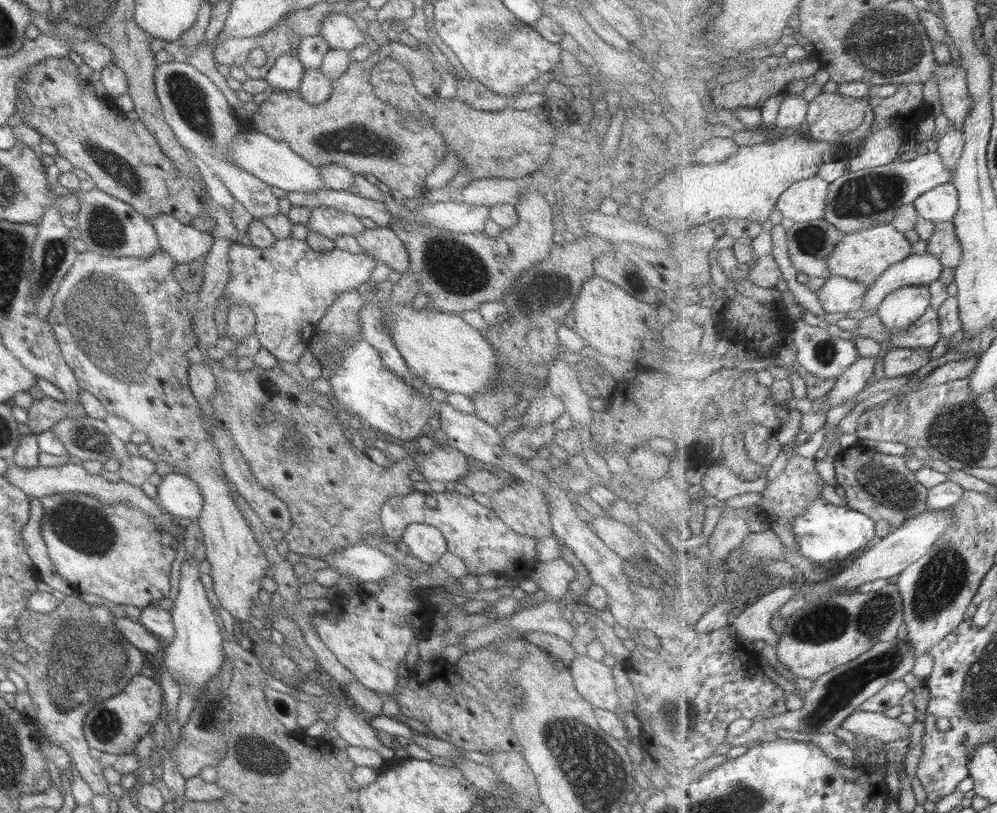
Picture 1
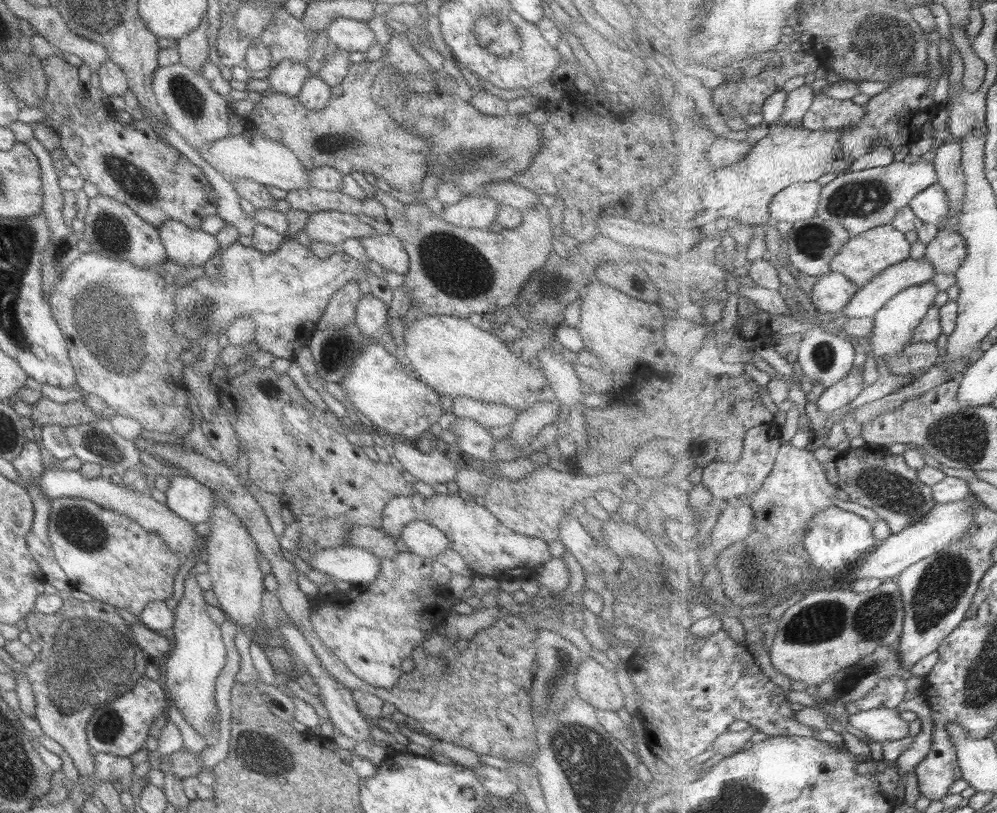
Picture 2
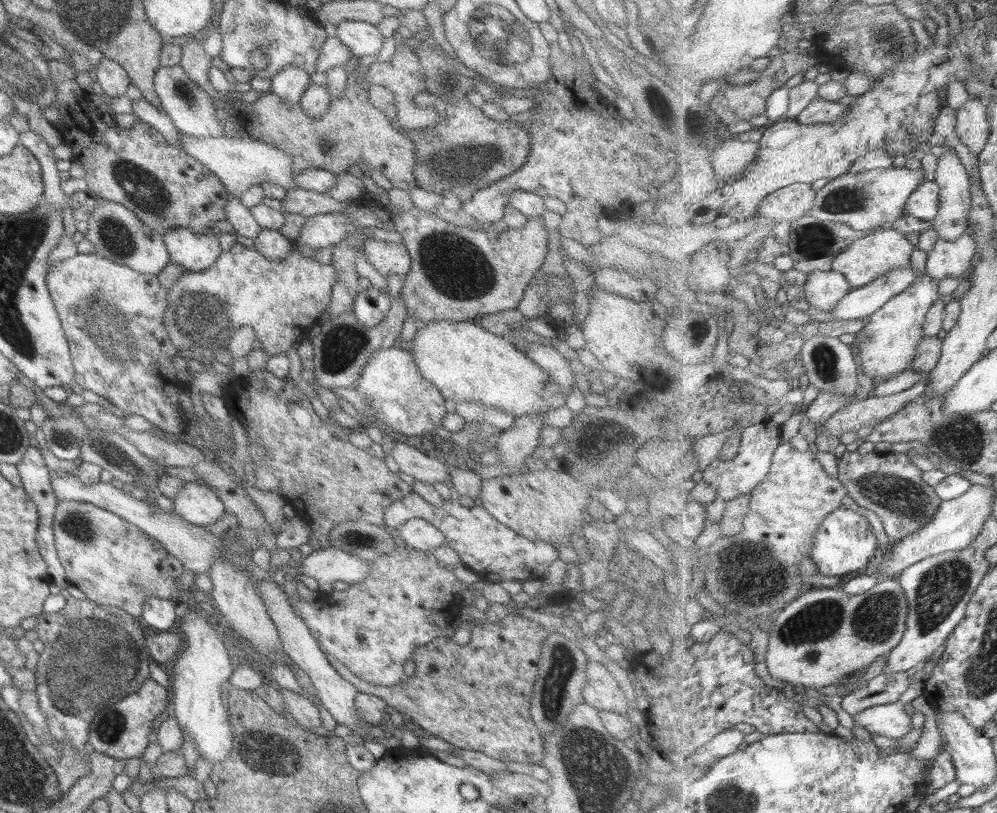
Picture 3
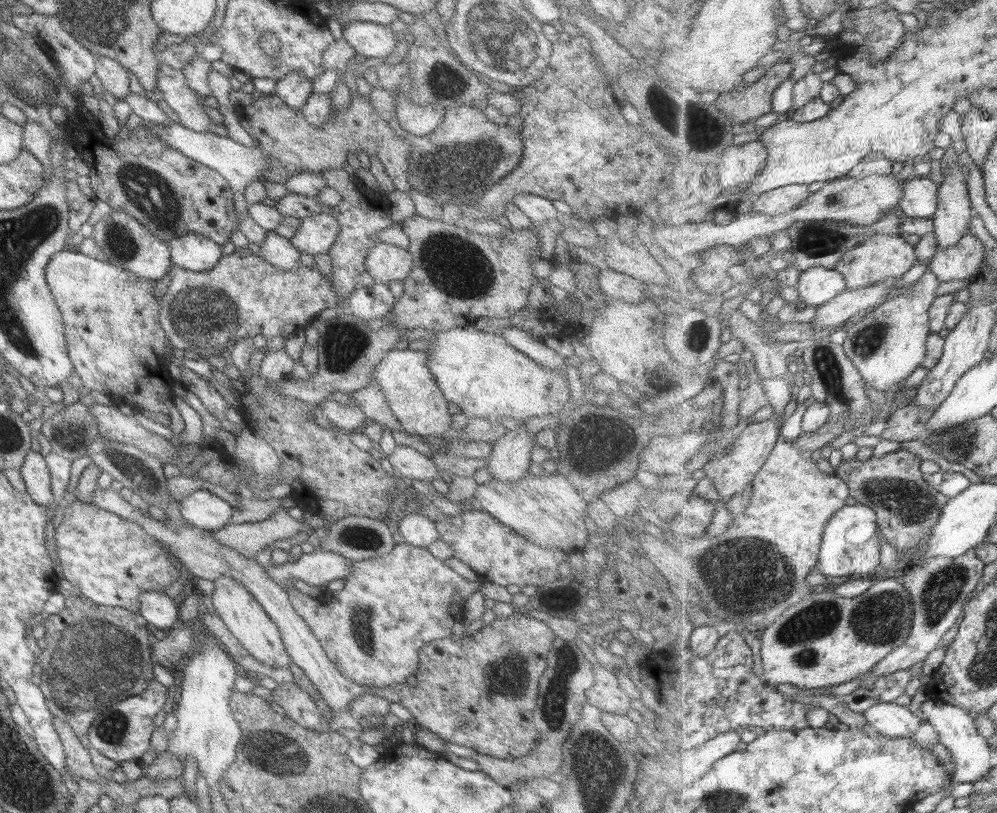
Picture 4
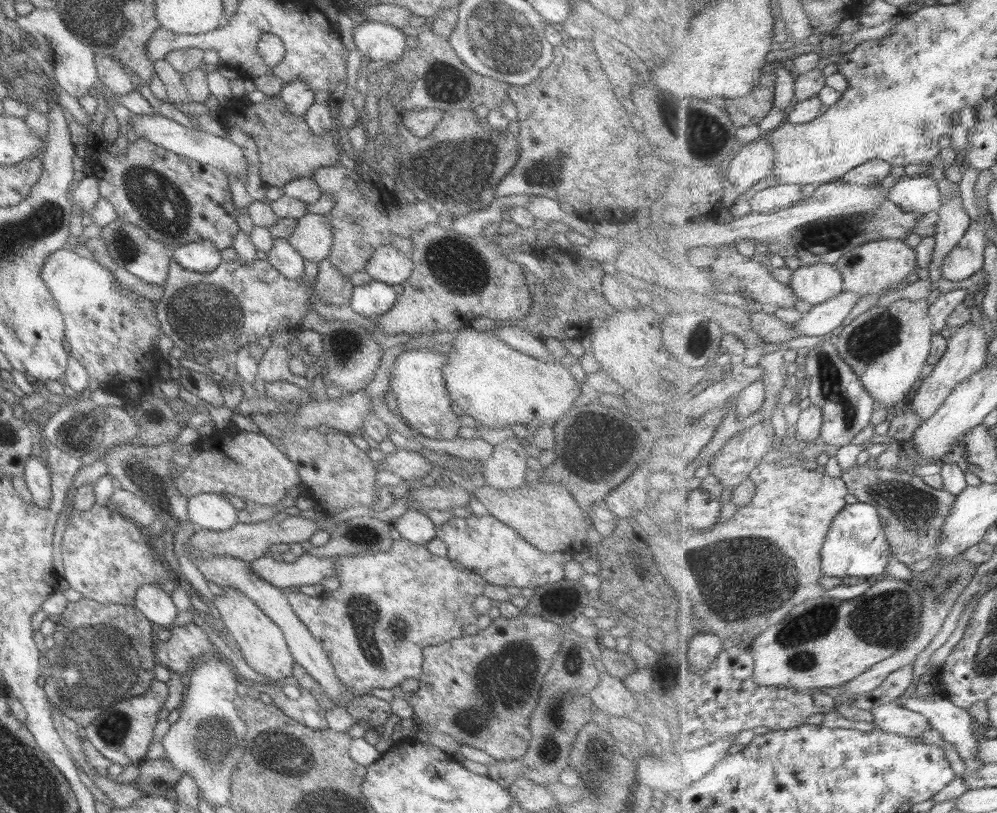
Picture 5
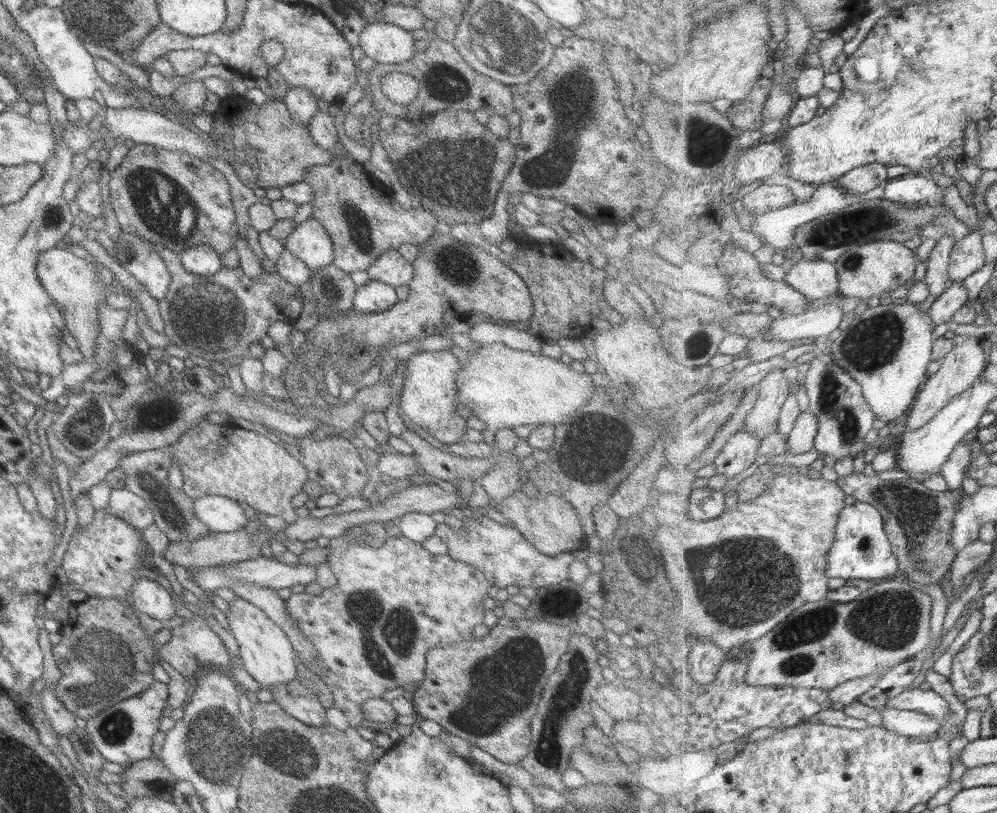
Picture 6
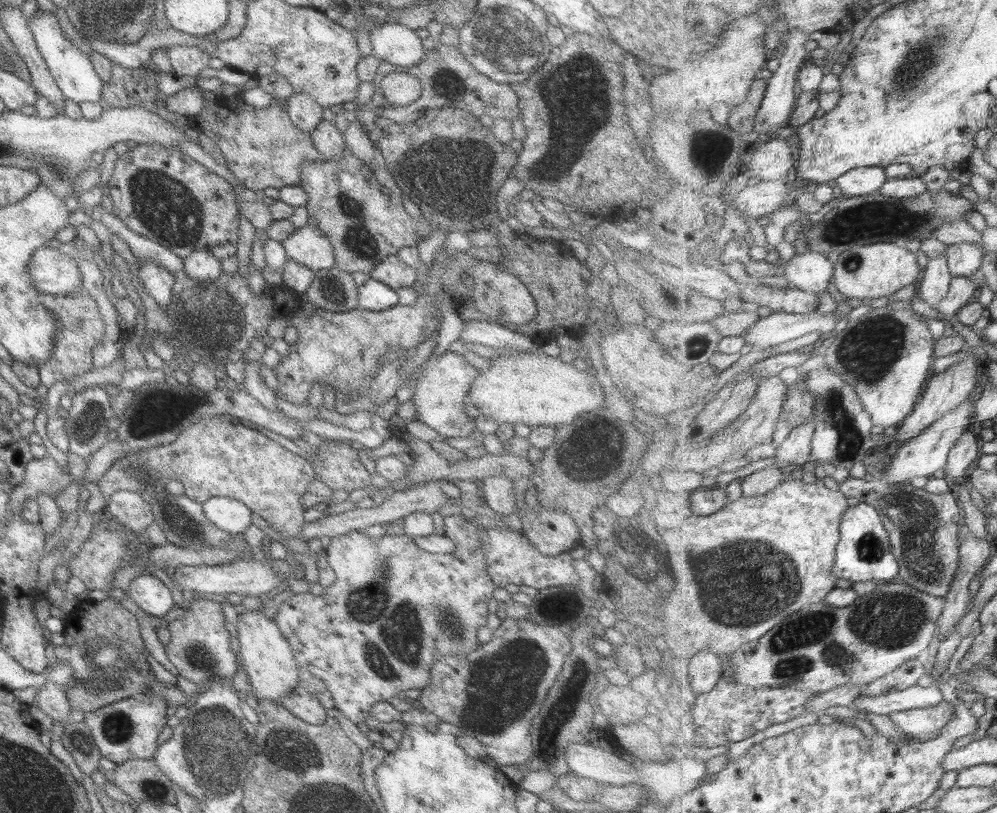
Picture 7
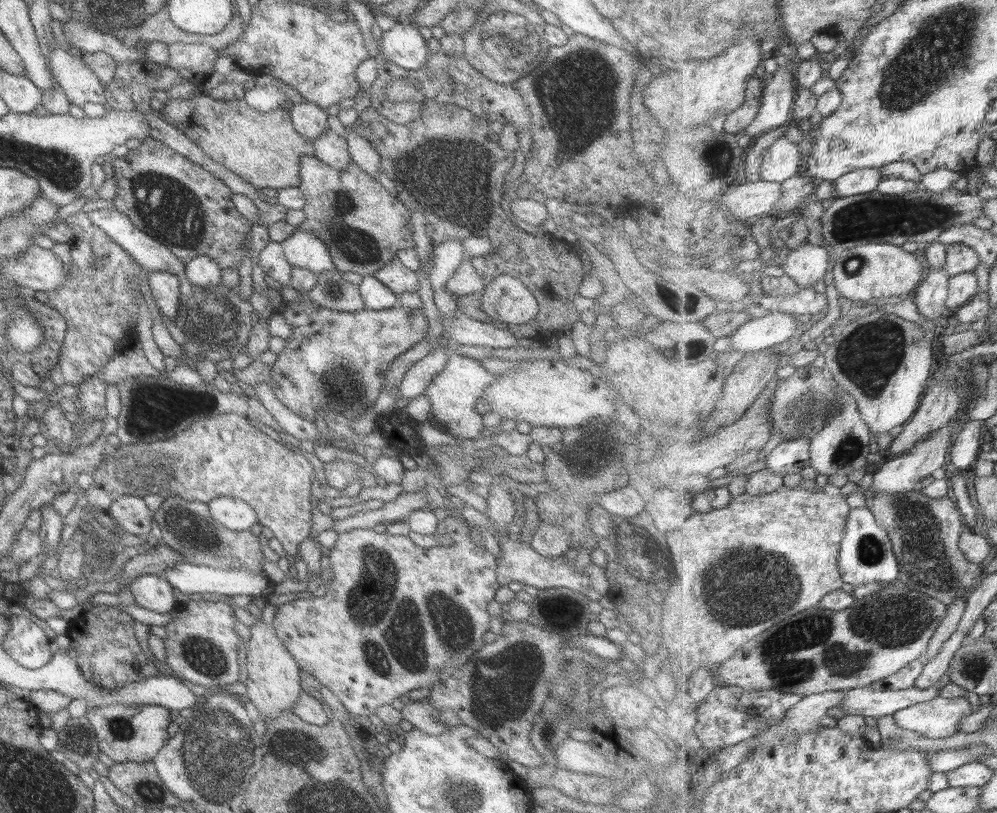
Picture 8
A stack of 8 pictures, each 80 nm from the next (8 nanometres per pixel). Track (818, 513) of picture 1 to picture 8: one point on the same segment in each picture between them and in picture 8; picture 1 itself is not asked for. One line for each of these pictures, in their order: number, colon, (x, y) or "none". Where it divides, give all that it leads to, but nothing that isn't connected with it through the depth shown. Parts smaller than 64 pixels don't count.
2: (836, 539)
3: (845, 543)
4: (851, 546)
5: (857, 545)
6: (863, 549)
7: (865, 553)
8: (867, 555)

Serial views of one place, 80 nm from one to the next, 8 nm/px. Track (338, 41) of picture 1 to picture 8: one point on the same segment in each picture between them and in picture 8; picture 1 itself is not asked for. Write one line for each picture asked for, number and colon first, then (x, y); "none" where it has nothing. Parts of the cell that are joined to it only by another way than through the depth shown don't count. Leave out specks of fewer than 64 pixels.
2: (349, 35)
3: (362, 39)
4: (373, 41)
5: (378, 42)
6: (384, 43)
7: (391, 42)
8: (402, 45)

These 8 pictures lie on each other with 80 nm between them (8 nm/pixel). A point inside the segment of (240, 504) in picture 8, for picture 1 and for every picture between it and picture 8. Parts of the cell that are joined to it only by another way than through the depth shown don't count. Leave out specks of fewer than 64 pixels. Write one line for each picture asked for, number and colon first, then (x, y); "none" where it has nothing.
1: (181, 498)
2: (190, 500)
3: (196, 504)
4: (203, 510)
5: (213, 512)
6: (220, 514)
7: (227, 514)

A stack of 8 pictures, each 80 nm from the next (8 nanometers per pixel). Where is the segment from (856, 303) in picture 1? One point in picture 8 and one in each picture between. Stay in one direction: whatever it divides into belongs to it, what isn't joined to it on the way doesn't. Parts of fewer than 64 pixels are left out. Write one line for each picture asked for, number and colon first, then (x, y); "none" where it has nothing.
2: (832, 292)
3: (823, 290)
4: (819, 285)
5: (814, 284)
6: (817, 279)
7: (811, 271)
8: (806, 264)

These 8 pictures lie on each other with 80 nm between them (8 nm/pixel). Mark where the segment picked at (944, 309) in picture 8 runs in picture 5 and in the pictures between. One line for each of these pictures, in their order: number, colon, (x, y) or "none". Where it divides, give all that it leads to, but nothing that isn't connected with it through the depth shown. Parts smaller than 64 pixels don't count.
5: (954, 222)
6: (937, 276)
7: (935, 281)

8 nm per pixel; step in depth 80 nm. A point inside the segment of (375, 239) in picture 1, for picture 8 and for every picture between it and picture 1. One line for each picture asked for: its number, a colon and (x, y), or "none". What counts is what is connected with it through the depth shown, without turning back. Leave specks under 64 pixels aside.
2: (384, 249)
3: (388, 258)
4: (385, 263)
5: (387, 265)
6: (391, 268)
7: (391, 271)
8: (393, 275)

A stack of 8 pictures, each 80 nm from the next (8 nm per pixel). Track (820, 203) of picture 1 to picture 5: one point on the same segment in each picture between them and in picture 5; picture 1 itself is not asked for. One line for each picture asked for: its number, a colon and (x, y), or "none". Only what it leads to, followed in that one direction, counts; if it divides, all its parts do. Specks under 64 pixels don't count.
2: (797, 202)
3: (794, 201)
4: (783, 200)
5: (778, 197)

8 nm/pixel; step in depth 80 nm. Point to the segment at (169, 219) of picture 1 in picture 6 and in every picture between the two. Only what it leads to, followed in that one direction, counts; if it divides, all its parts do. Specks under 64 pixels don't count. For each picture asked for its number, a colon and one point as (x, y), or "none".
2: (184, 247)
3: (193, 252)
4: (193, 252)
5: (201, 257)
6: (202, 261)

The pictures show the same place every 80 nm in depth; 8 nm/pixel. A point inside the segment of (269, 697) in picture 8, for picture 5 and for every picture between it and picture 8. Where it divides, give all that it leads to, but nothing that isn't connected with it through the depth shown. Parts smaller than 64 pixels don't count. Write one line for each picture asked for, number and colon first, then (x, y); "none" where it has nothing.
5: (261, 644)
6: (266, 655)
7: (266, 658)

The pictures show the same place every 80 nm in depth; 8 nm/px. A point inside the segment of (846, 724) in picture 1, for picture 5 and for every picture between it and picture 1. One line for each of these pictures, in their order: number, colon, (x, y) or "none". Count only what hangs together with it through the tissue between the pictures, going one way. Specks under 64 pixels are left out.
2: (882, 724)
3: (892, 721)
4: (893, 720)
5: (893, 718)

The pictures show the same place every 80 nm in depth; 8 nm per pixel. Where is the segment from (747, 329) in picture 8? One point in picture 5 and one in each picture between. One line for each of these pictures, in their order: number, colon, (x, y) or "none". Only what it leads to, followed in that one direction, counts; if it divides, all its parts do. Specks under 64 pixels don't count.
5: (821, 319)
6: (824, 318)
7: (768, 332)

